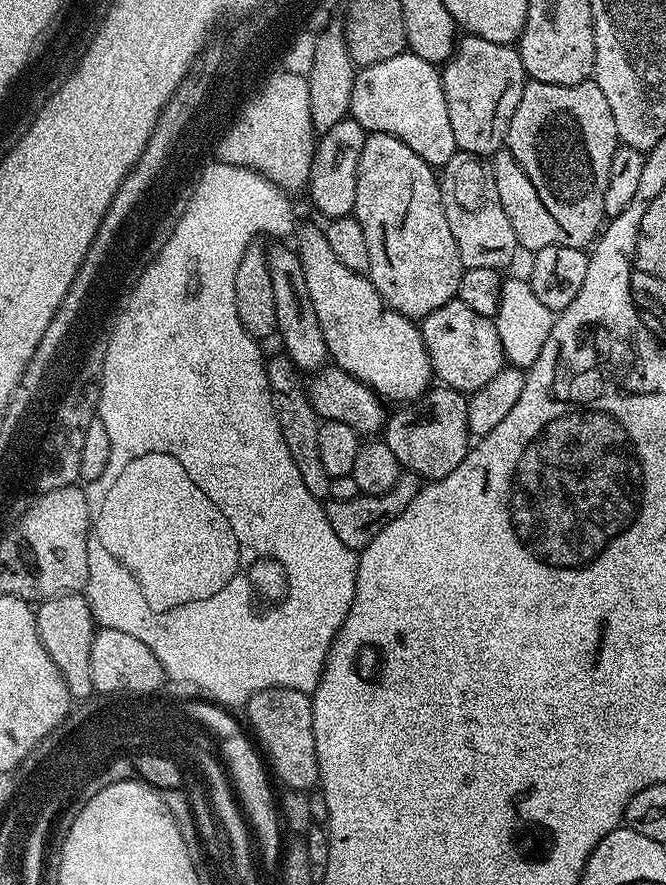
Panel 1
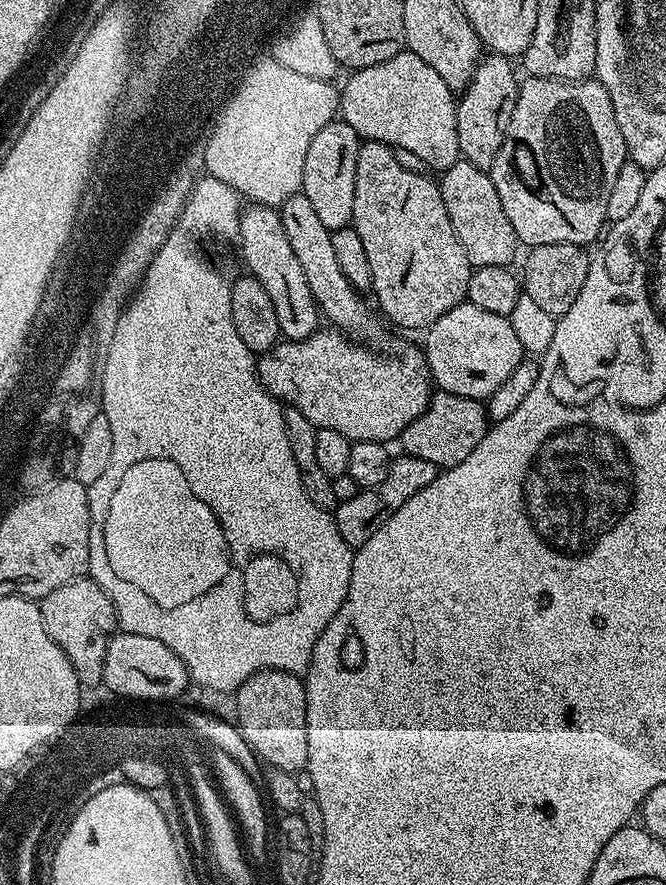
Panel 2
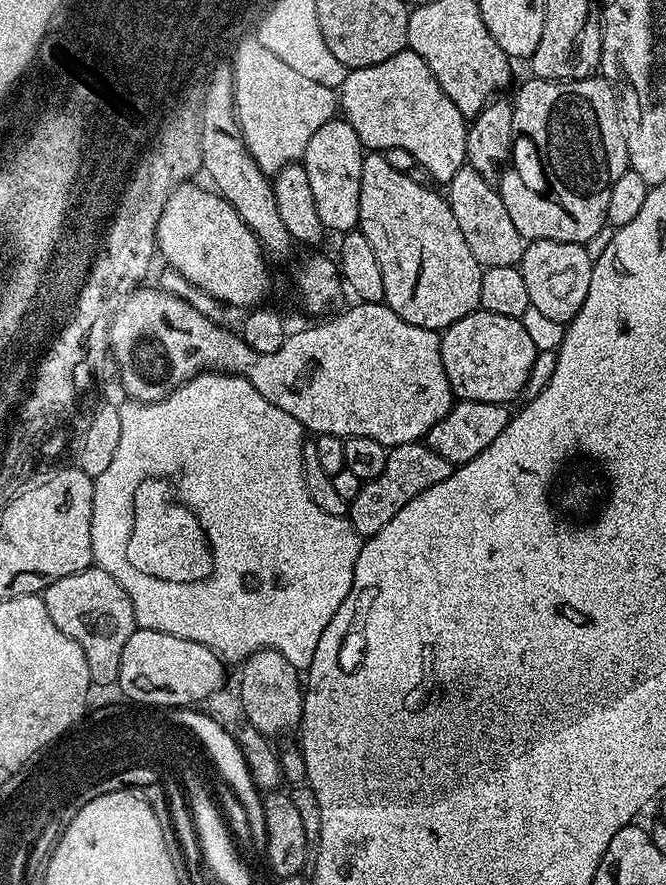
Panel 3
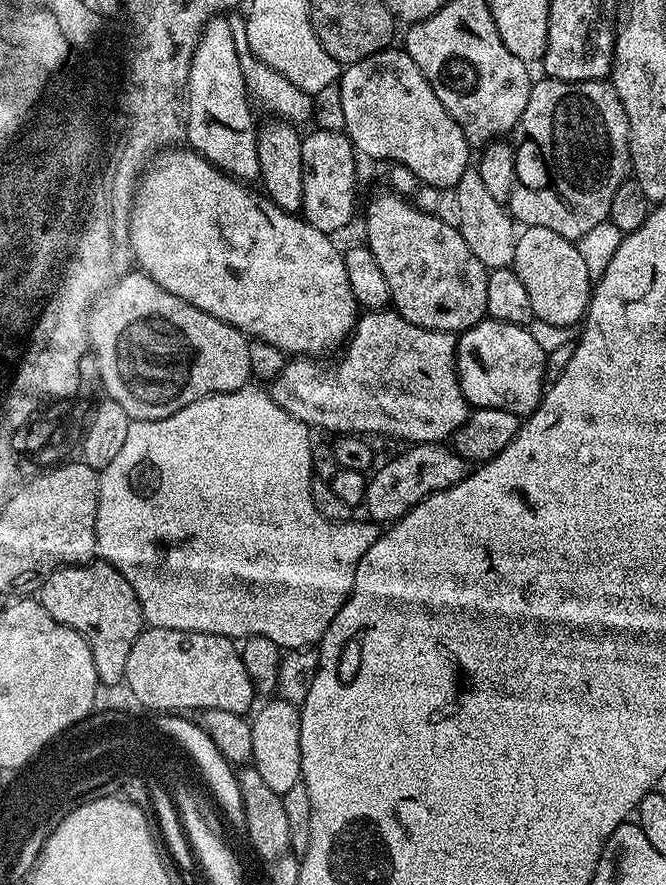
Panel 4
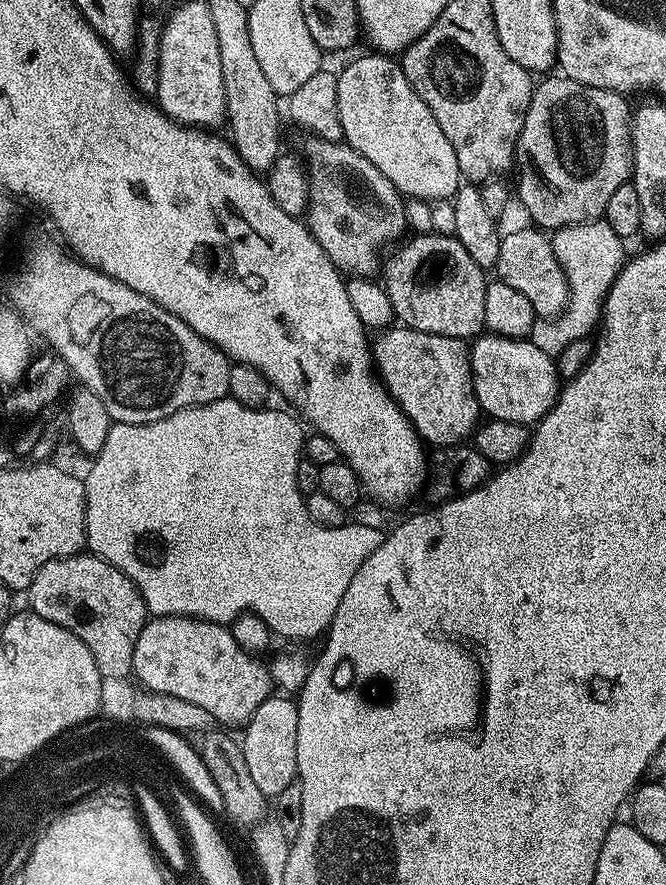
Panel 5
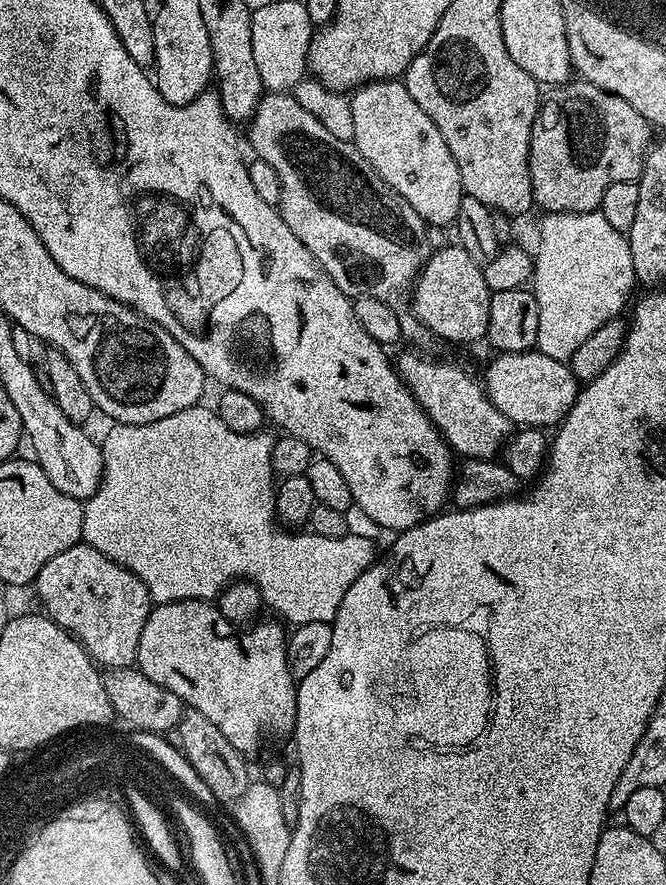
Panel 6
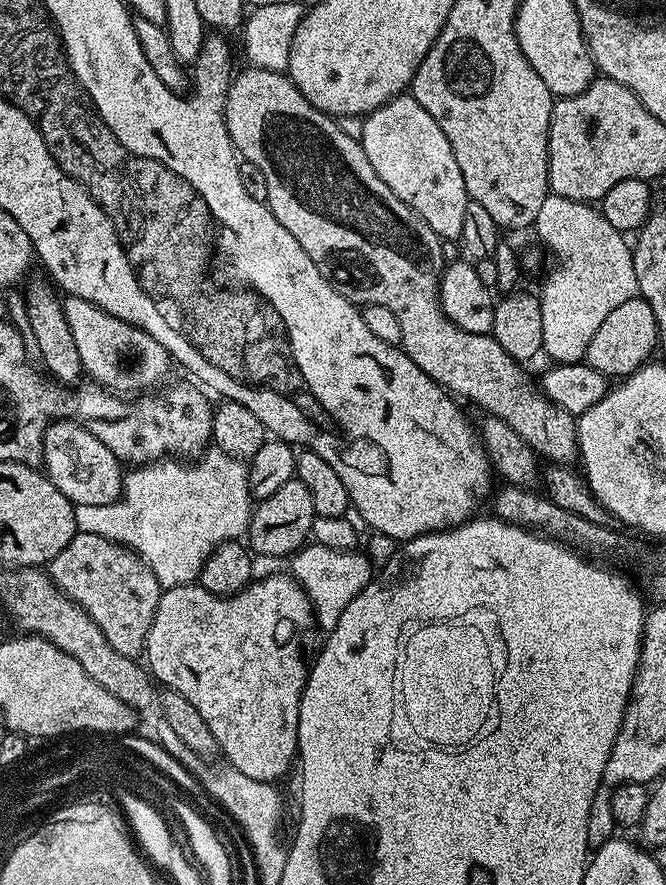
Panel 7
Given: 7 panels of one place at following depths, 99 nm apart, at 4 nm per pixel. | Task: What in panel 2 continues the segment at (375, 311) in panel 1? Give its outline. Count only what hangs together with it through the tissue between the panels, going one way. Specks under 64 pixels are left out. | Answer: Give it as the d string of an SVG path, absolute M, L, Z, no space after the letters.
M302 194L294 195L281 204L278 211L290 247L294 249L294 255L298 257L298 263L306 273L306 282L310 282L310 294L314 294L321 317L327 323L329 320L333 329L343 332L353 341L363 342L368 346L375 345L375 340L384 332L383 326L380 325L381 317L374 311L373 305L368 305L364 301L367 299L357 292L354 286L350 286L350 282L346 282L346 274L342 274L342 269L338 267L338 257L334 255L332 233L326 226L322 226L310 198Z

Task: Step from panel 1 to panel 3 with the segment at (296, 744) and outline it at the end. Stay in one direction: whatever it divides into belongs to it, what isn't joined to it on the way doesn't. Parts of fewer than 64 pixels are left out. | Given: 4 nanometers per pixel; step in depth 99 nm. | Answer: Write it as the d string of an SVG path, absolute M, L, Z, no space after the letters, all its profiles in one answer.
M263 648L254 654L247 656L239 665L240 668L240 708L244 711L244 720L253 724L259 732L269 738L277 738L283 732L288 732L297 727L300 723L301 716L304 715L304 693L302 687L302 676L297 668L290 662L286 662L286 658L282 654L278 654L278 650L273 648Z

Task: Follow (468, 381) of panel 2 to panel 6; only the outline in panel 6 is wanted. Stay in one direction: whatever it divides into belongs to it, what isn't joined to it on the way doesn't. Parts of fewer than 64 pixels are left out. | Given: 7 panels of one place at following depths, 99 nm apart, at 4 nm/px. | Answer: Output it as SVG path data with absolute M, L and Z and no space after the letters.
M539 350L502 352L493 357L482 375L484 390L490 402L494 402L513 425L548 430L563 421L581 389L576 375L565 361L550 358Z

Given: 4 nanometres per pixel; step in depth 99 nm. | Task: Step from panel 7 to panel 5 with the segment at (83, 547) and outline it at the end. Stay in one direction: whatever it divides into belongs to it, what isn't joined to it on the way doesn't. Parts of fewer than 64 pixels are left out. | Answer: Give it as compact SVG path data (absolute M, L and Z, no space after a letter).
M84 555L64 556L61 560L46 562L26 589L27 607L46 618L46 622L54 622L78 637L86 650L94 654L94 666L98 666L105 681L129 679L138 634L150 619L148 607L134 582L130 582L122 570L101 556Z

